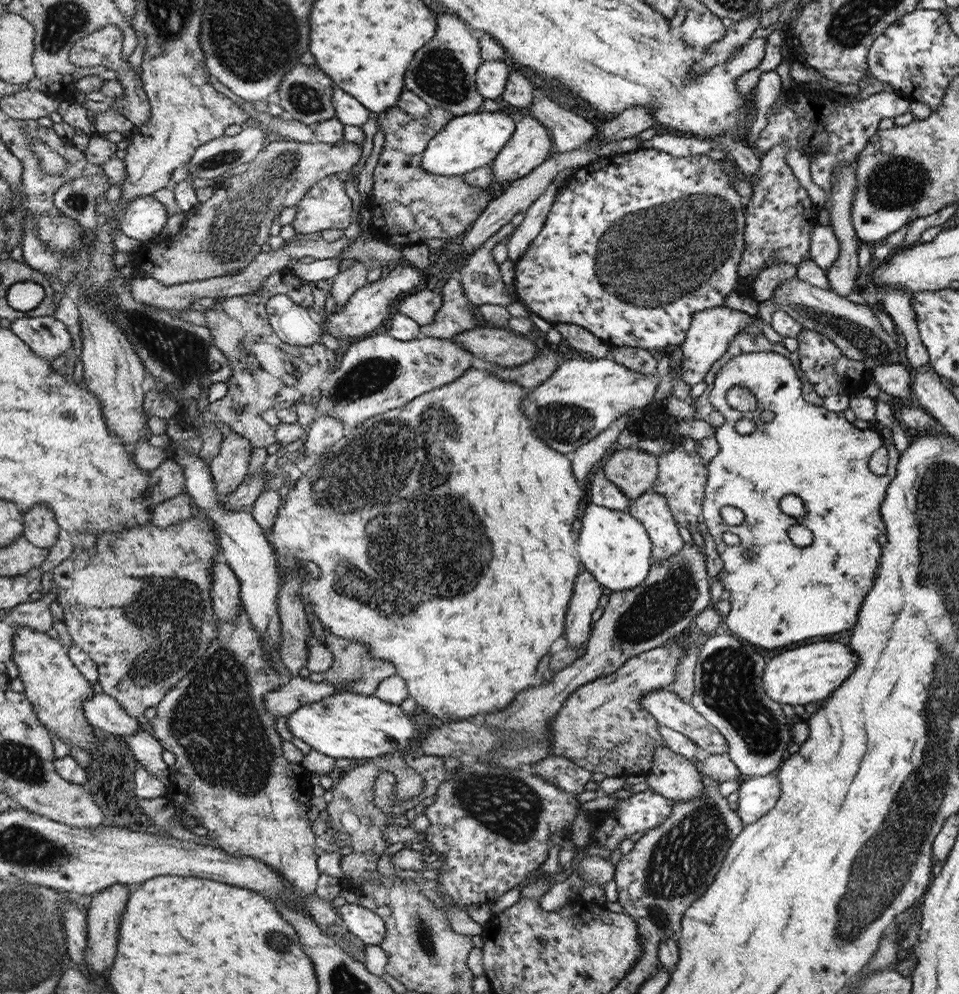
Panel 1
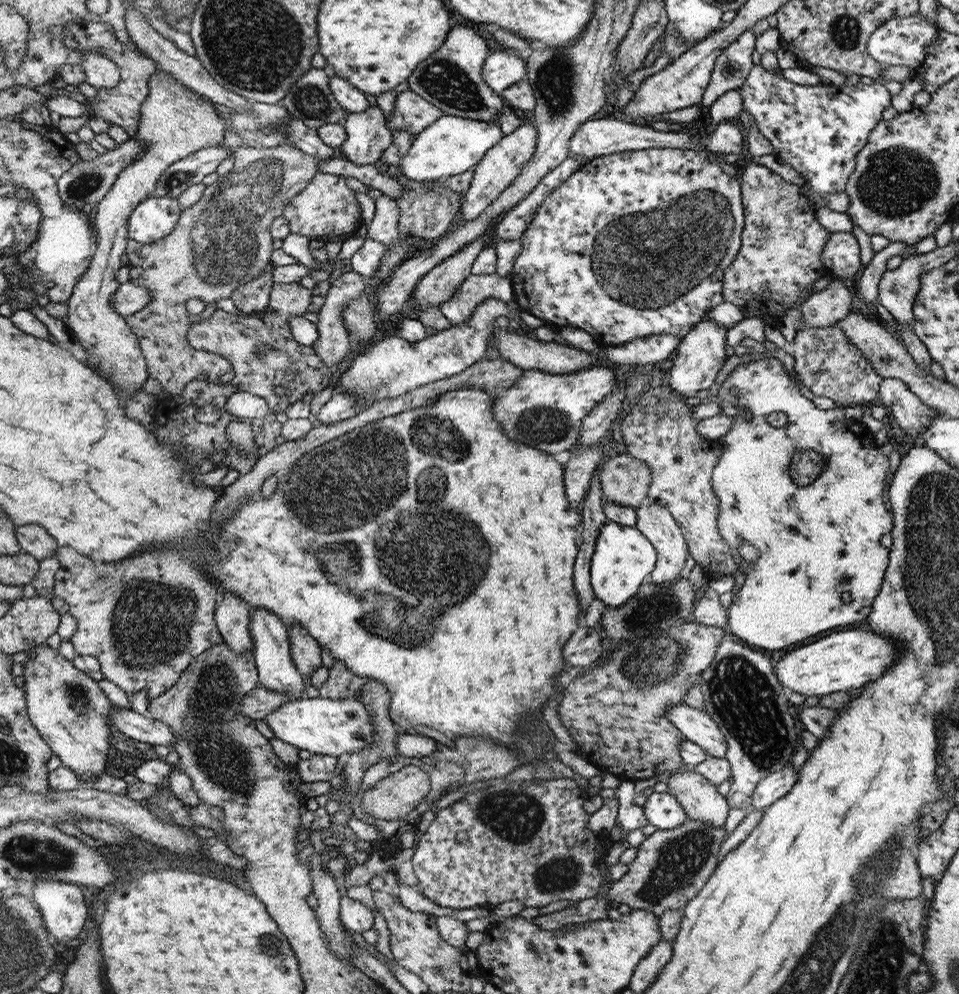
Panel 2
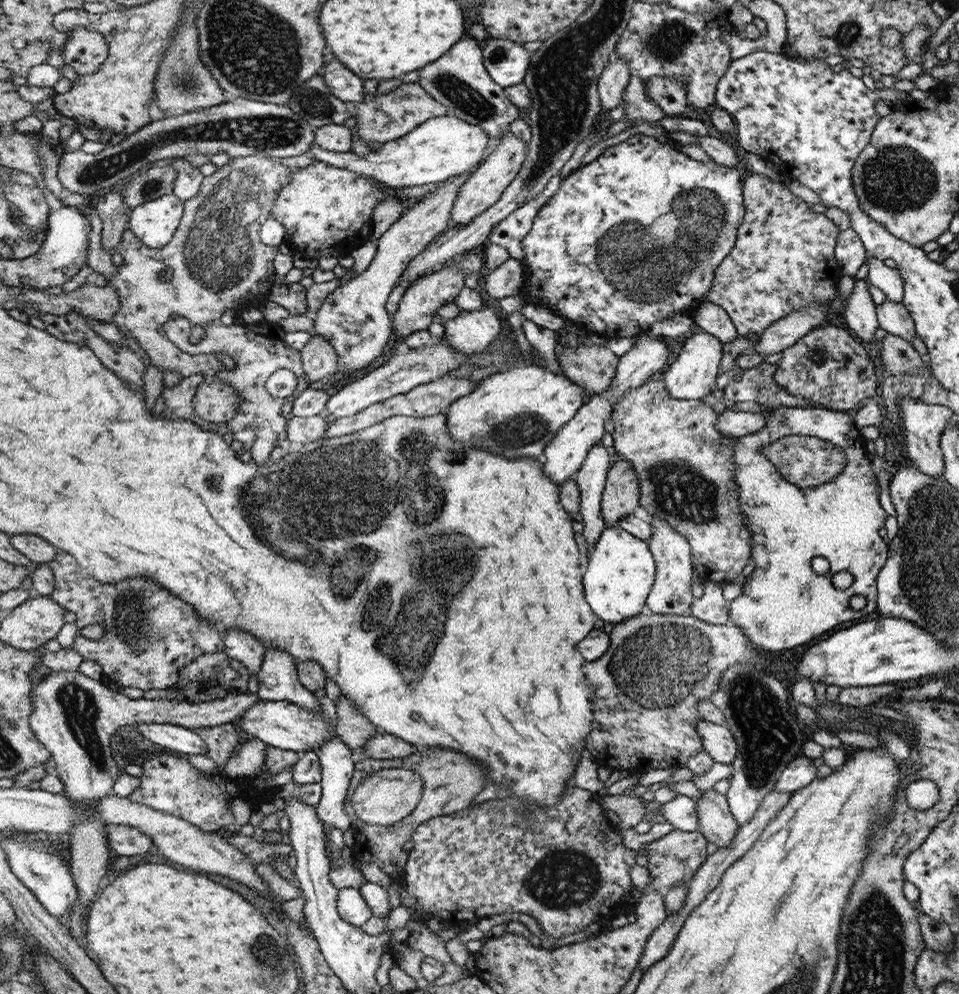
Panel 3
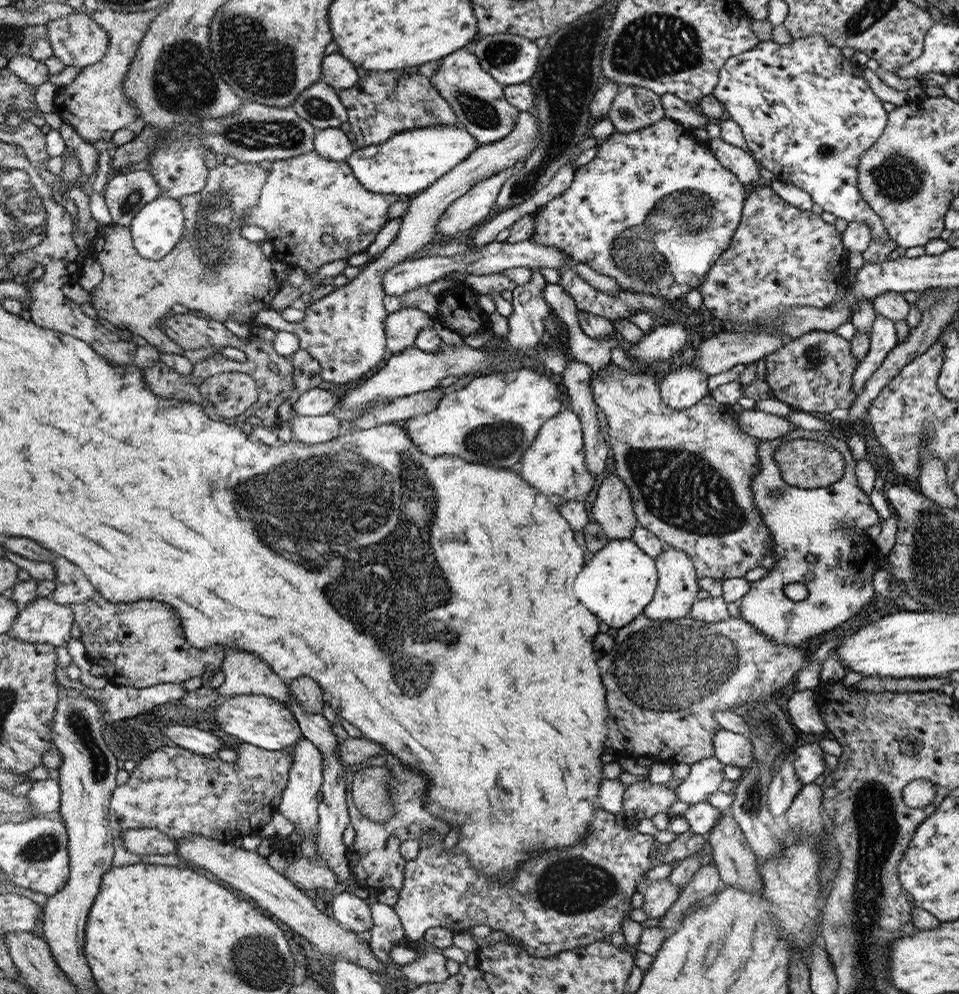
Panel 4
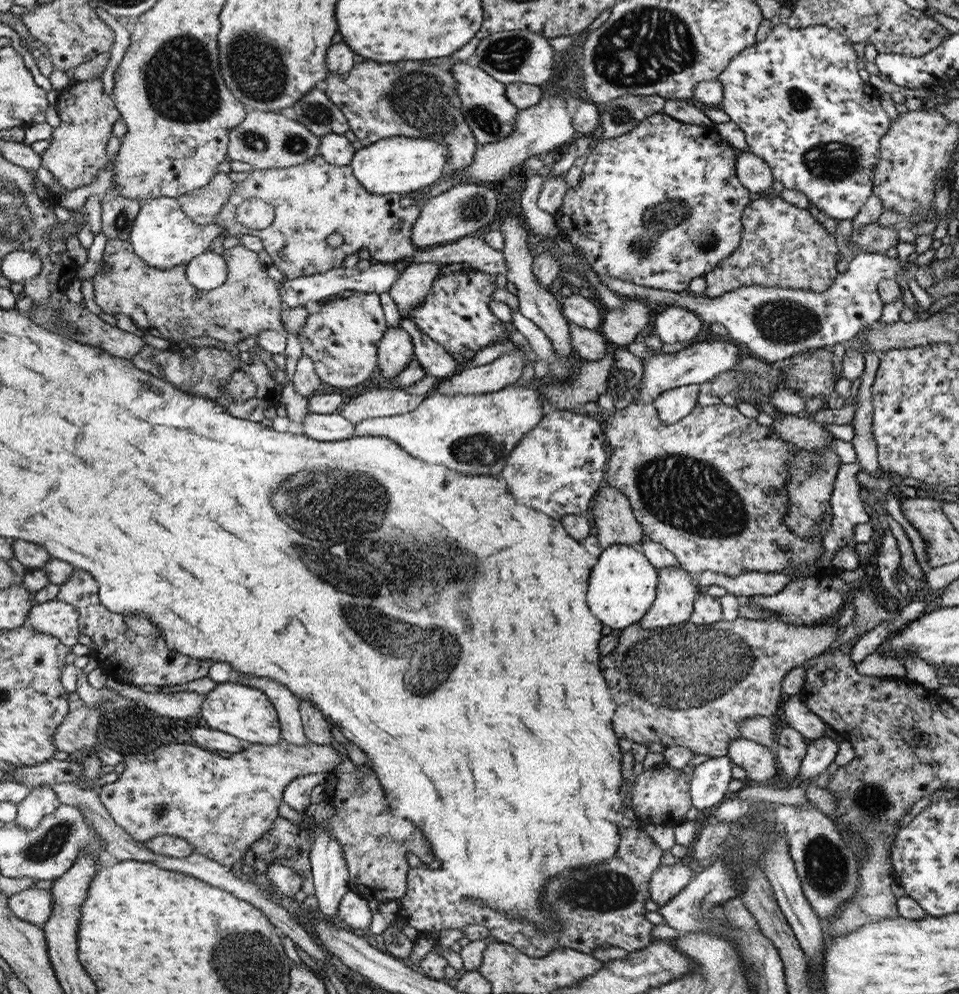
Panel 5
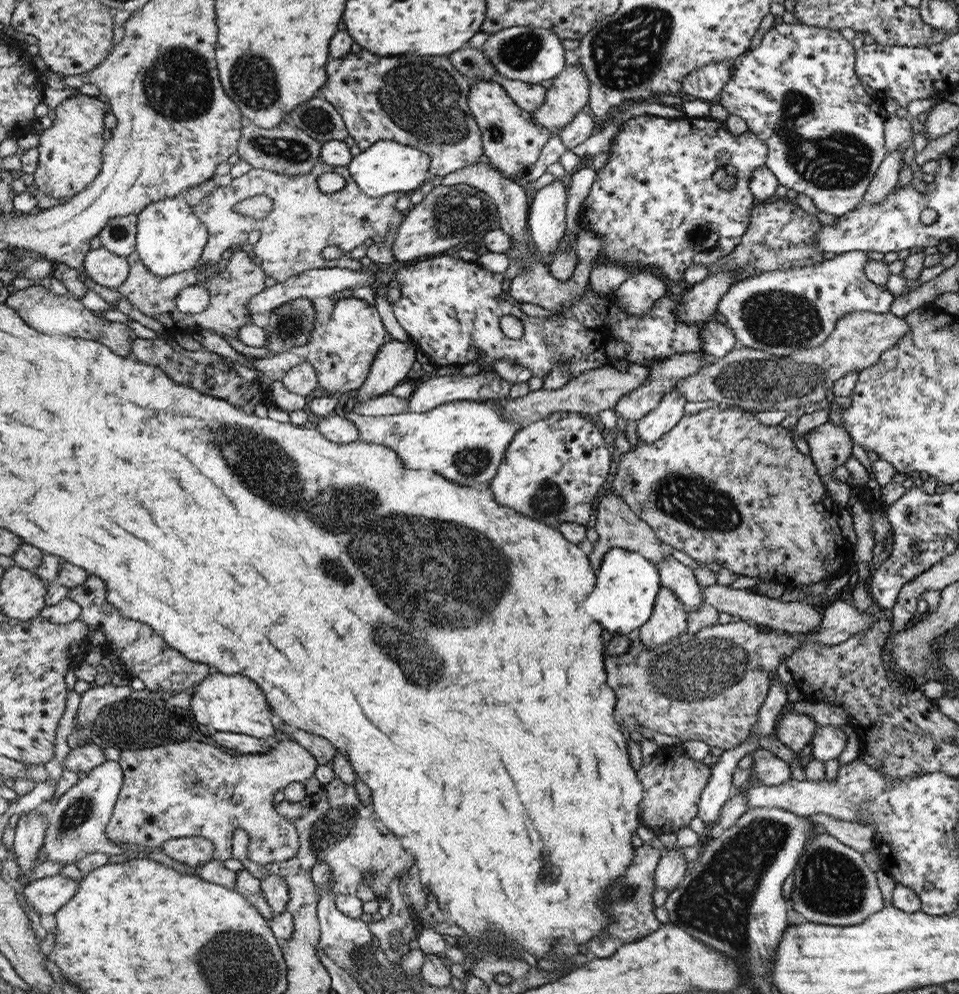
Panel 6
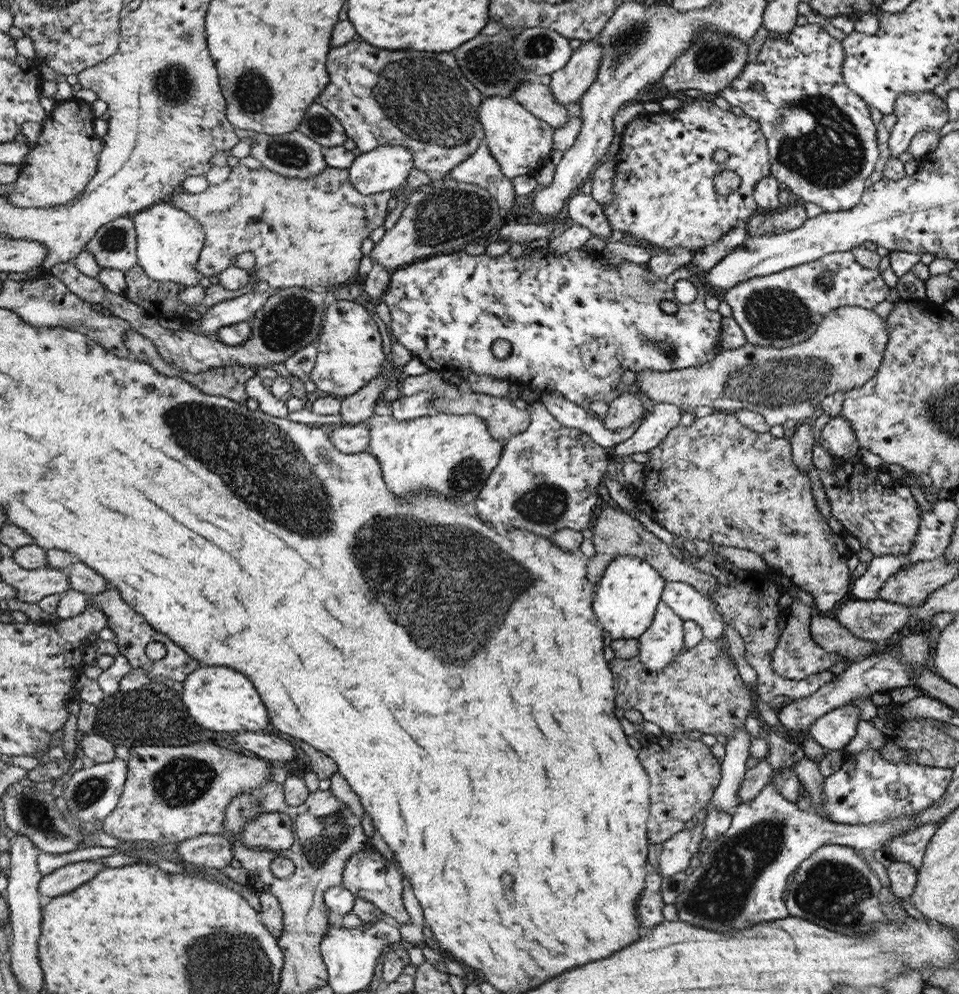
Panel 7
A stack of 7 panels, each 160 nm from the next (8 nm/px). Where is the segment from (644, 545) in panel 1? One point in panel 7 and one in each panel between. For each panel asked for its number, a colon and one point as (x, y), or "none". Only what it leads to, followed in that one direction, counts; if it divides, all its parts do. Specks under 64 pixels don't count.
2: (623, 560)
3: (620, 574)
4: (619, 580)
5: (624, 585)
6: (626, 595)
7: (628, 595)

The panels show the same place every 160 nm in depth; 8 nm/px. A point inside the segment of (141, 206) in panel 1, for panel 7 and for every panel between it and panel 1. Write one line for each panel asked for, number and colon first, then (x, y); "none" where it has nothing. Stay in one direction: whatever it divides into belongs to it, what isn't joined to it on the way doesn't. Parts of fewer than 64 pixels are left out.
2: (153, 219)
3: (154, 223)
4: (156, 230)
5: (163, 235)
6: (171, 238)
7: (170, 241)

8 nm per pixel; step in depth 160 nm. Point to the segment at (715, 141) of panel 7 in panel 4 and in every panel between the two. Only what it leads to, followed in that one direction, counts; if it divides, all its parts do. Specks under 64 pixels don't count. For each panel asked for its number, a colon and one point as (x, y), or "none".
4: (654, 209)
5: (661, 205)
6: (655, 204)

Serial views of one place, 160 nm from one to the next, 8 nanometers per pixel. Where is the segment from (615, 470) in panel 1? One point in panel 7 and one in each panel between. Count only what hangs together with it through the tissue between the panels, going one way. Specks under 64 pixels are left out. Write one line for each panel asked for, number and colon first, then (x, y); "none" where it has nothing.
2: (625, 480)
3: (621, 496)
4: (613, 509)
5: (614, 517)
6: (616, 524)
7: (615, 533)

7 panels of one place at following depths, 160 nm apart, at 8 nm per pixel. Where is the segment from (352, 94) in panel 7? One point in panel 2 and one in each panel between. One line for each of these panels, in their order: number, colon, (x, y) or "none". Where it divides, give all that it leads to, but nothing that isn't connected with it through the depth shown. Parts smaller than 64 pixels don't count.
2: (411, 112)
3: (381, 118)
4: (382, 105)
5: (413, 99)
6: (423, 102)

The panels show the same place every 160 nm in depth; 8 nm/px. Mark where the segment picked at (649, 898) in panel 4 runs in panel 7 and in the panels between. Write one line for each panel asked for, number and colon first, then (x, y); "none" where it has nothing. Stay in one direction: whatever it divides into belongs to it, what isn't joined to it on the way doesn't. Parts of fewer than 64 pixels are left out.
5: (667, 881)
6: (671, 871)
7: (673, 856)

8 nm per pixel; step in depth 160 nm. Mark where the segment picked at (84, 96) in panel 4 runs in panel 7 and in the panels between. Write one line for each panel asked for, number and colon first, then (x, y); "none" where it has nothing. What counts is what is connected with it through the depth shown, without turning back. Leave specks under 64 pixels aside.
5: (78, 150)
6: (70, 152)
7: (58, 169)

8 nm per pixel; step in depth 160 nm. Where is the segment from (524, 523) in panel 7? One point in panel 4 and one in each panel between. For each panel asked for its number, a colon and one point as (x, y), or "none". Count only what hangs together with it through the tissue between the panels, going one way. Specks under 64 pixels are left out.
4: (555, 464)
5: (557, 468)
6: (553, 469)

